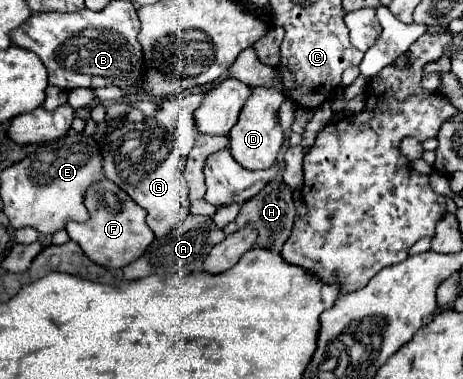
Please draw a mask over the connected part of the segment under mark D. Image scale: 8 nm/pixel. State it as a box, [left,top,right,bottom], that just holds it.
[228,87,284,171]

